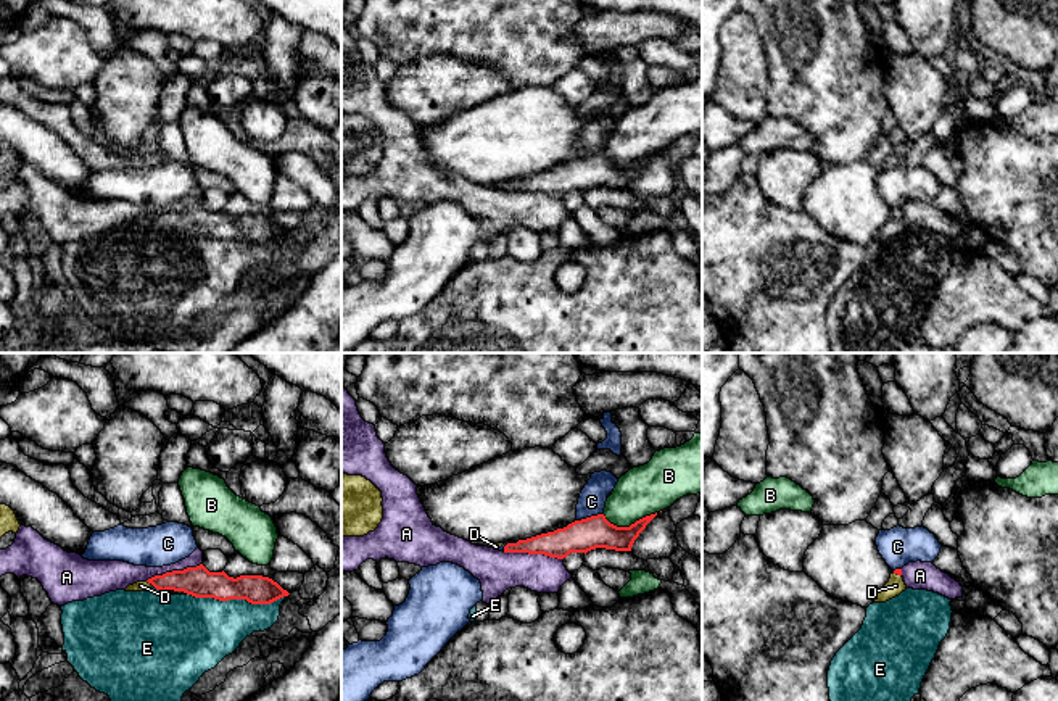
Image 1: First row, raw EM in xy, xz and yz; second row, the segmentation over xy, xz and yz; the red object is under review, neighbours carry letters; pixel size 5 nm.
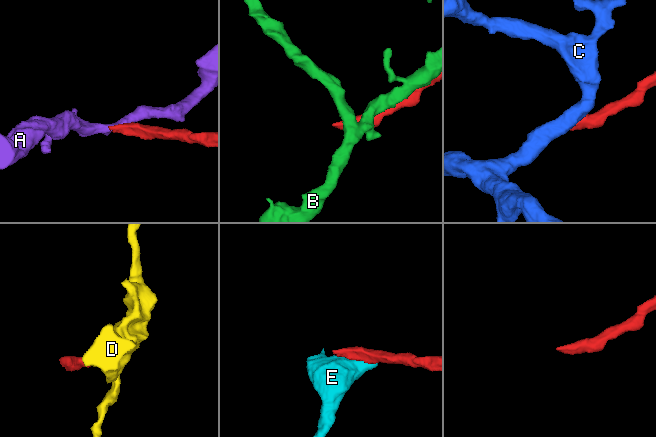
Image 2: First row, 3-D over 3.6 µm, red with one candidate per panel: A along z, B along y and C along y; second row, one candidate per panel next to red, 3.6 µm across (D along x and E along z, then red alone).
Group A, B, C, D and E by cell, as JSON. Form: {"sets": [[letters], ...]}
{"sets": [["A"], ["B"], ["C"], ["D"], ["E"]]}

